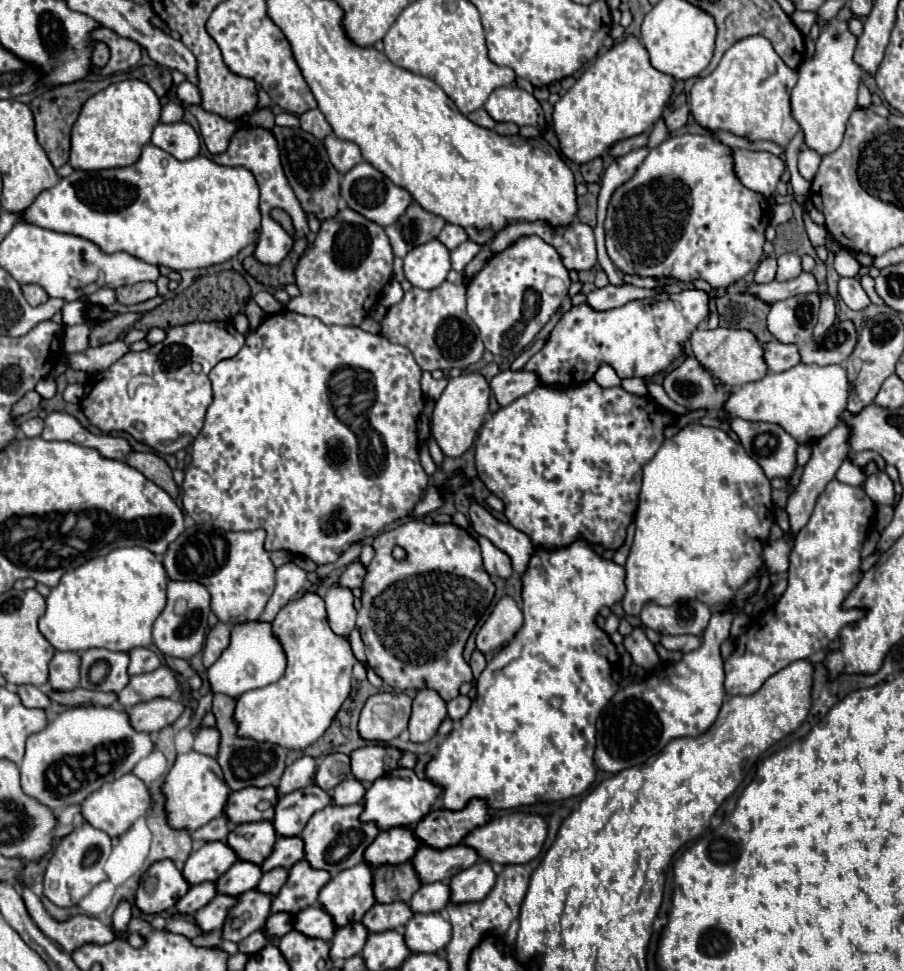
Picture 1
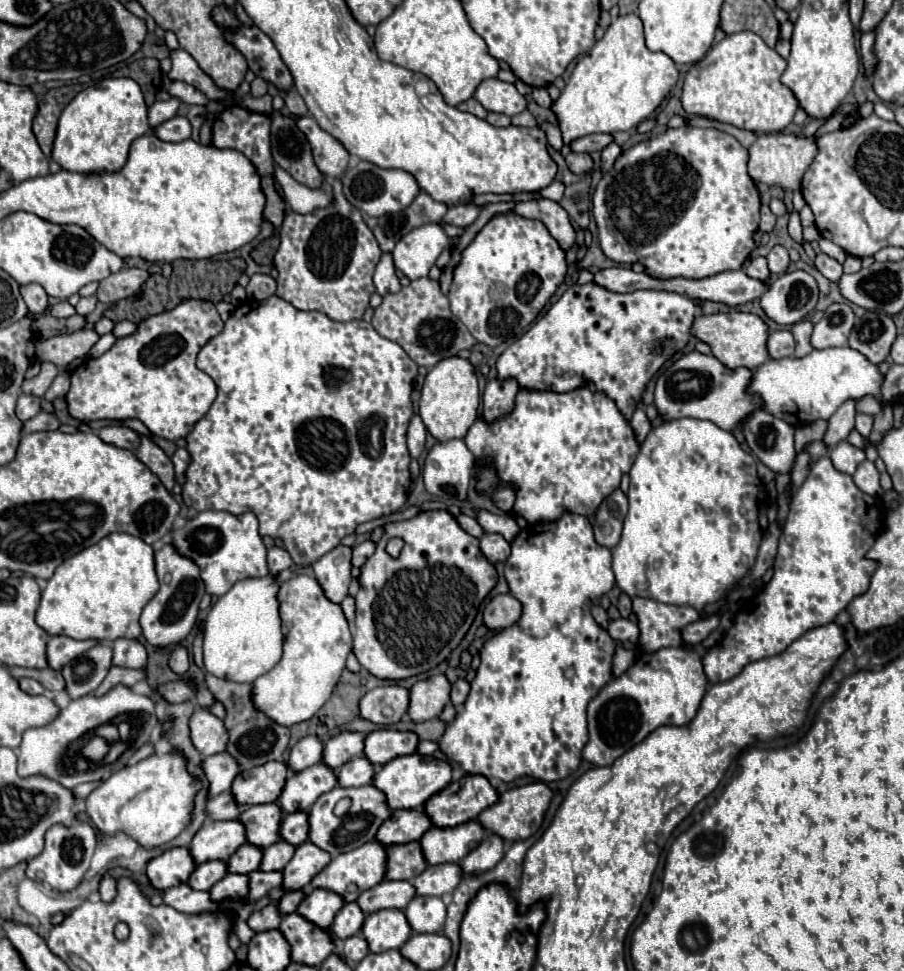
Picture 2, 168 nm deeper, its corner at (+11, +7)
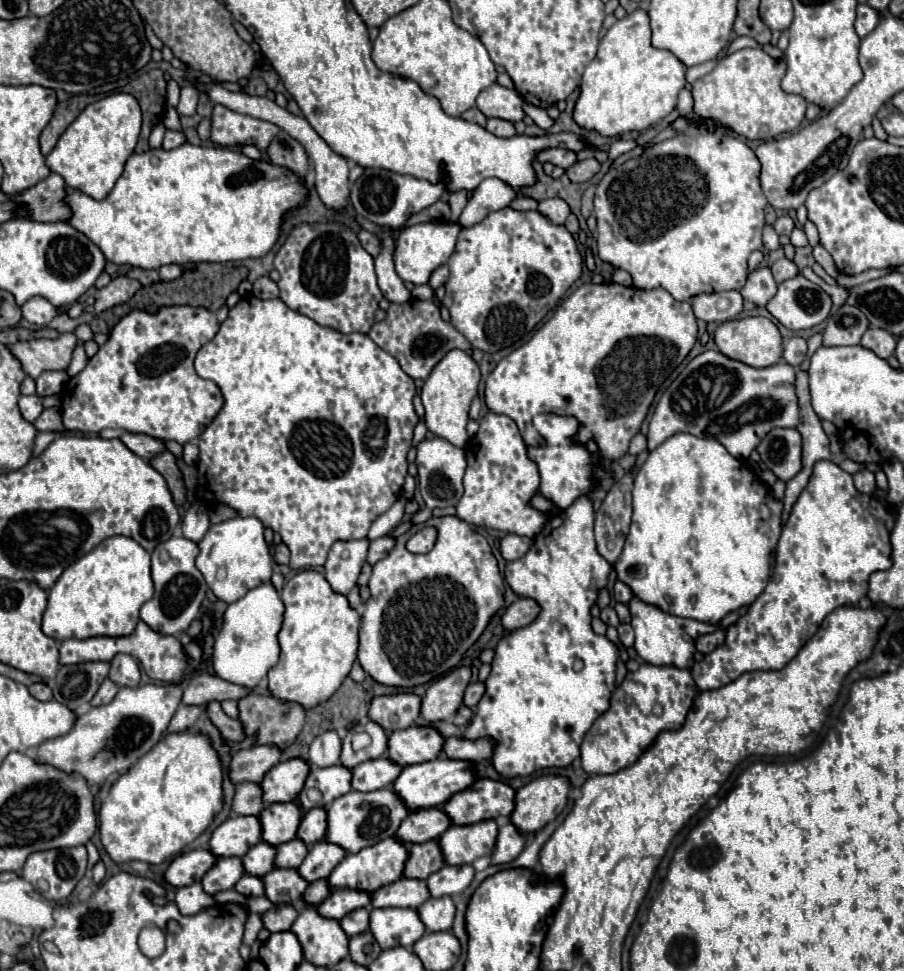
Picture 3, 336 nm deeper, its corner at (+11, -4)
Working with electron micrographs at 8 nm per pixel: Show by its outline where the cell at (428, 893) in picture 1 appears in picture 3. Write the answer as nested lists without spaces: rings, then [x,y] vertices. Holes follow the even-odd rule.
[[[445,864],[441,870],[437,870],[433,876],[427,878],[427,886],[433,898],[439,896],[453,896],[457,892],[463,892],[475,876],[475,868],[471,864],[463,866],[449,866]]]

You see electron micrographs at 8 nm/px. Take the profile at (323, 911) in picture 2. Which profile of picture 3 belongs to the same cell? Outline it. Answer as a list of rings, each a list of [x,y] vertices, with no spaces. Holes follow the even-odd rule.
[[[335,888],[329,898],[323,900],[317,910],[325,918],[337,918],[341,920],[345,914],[357,908],[369,908],[371,906],[371,894],[361,892],[361,890],[351,890],[351,888]]]

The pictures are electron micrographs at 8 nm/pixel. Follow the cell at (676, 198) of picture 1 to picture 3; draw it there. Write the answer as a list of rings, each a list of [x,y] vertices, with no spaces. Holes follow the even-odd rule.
[[[677,134],[647,148],[639,158],[631,158],[619,168],[609,170],[597,184],[595,216],[599,258],[629,272],[635,288],[665,288],[679,302],[687,302],[703,292],[739,290],[749,274],[749,254],[763,250],[761,230],[765,226],[763,208],[767,200],[759,184],[759,172],[761,162],[755,152],[739,138],[725,134]]]

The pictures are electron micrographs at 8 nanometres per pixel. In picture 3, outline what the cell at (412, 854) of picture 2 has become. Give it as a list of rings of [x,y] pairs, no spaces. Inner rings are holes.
[[[427,840],[409,846],[409,860],[405,864],[407,878],[429,878],[445,864],[445,856],[439,848],[439,840]]]

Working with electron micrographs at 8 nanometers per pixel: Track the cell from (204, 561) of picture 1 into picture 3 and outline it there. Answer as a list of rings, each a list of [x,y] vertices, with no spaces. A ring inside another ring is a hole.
[[[247,516],[247,518],[231,518],[219,524],[213,524],[205,538],[199,542],[199,556],[197,568],[205,576],[209,588],[215,596],[227,604],[245,596],[251,588],[257,588],[271,580],[273,574],[273,558],[269,546],[263,538],[263,524],[261,520]]]

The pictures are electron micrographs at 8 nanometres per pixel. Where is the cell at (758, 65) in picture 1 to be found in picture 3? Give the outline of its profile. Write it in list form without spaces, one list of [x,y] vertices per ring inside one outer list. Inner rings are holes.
[[[743,48],[723,56],[709,74],[693,84],[695,114],[721,120],[725,128],[751,140],[771,140],[779,134],[793,132],[805,120],[807,100],[781,90],[785,70],[785,60],[775,60],[761,48]]]

